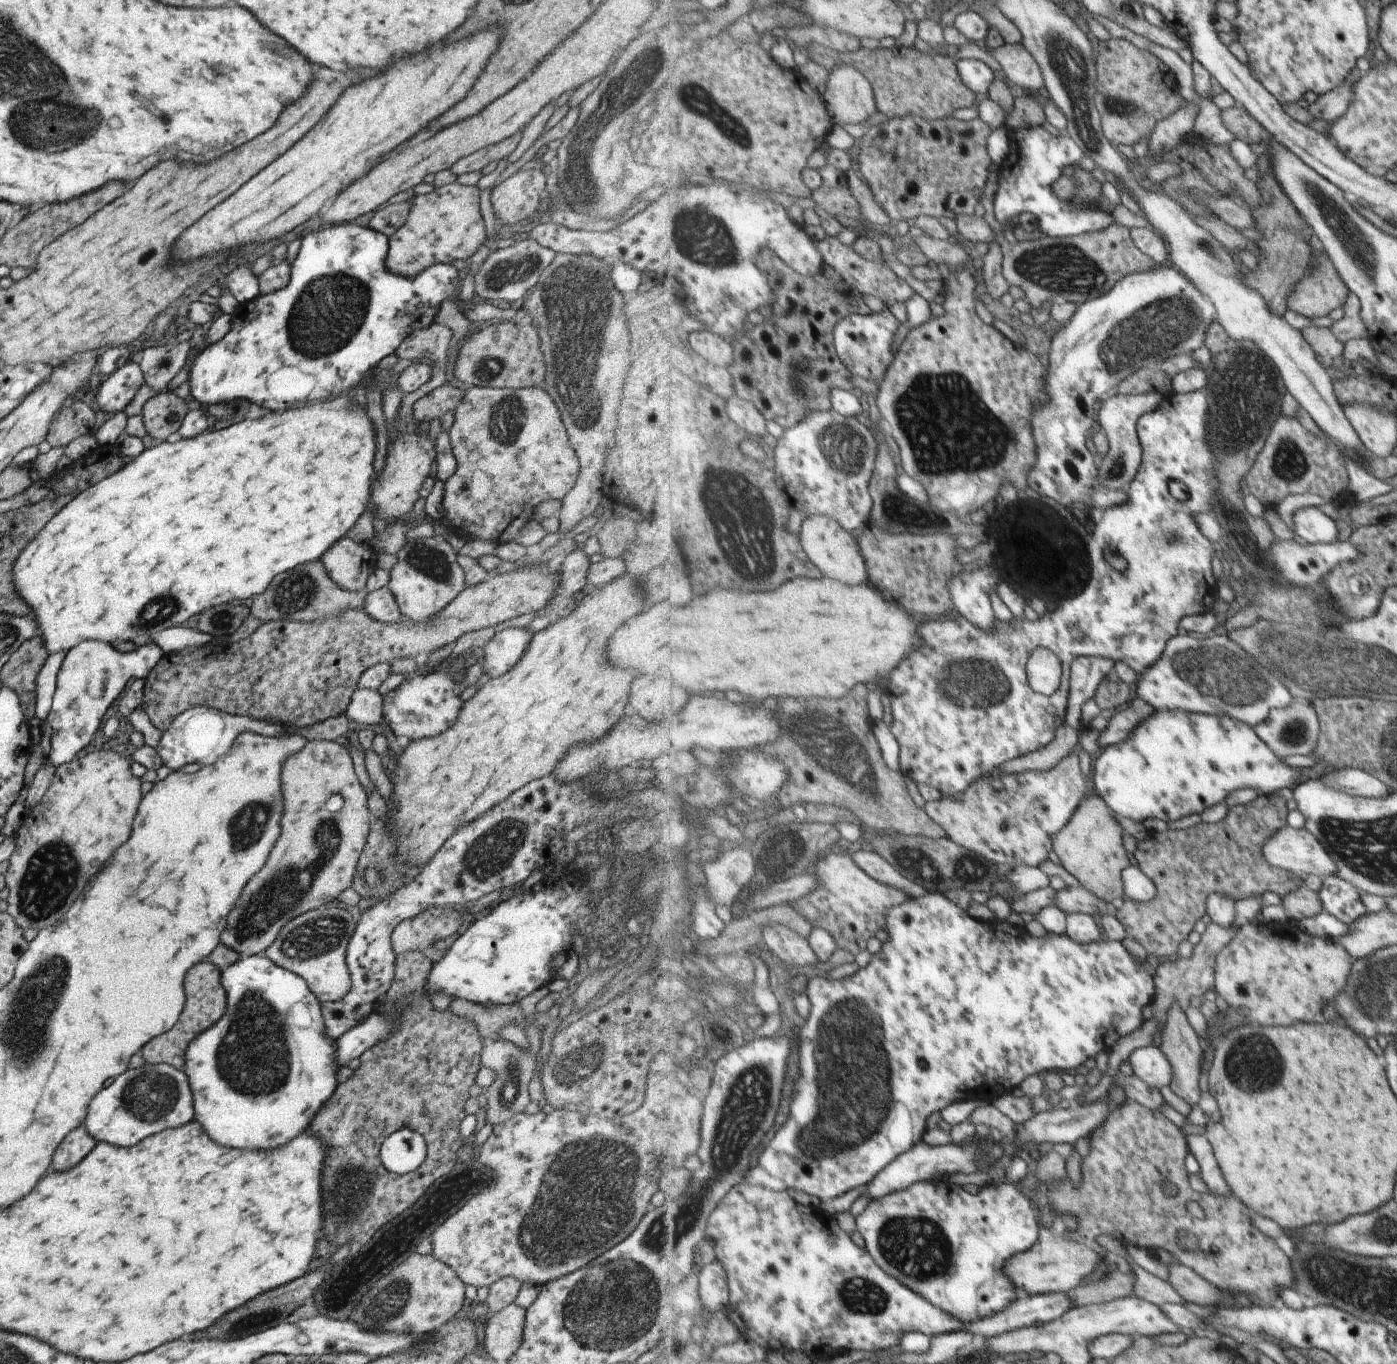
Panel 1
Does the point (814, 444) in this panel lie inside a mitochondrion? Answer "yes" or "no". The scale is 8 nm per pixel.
yes

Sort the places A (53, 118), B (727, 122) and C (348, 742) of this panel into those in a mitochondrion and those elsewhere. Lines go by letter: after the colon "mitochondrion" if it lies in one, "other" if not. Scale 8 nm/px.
A: mitochondrion
B: mitochondrion
C: other

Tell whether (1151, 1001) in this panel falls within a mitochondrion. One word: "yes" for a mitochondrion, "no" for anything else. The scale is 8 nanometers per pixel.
no

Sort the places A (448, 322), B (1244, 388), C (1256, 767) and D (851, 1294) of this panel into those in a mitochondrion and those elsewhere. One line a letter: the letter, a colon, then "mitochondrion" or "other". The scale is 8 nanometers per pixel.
A: other
B: mitochondrion
C: other
D: mitochondrion

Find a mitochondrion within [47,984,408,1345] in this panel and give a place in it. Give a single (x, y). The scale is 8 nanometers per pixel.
(253, 1056)

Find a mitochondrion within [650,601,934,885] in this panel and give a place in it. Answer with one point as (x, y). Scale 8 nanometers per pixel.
(836, 749)

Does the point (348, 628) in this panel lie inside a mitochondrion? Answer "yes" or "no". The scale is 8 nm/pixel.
yes

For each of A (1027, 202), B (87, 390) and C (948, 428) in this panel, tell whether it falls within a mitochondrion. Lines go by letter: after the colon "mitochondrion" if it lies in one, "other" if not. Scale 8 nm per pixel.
A: other
B: other
C: mitochondrion

